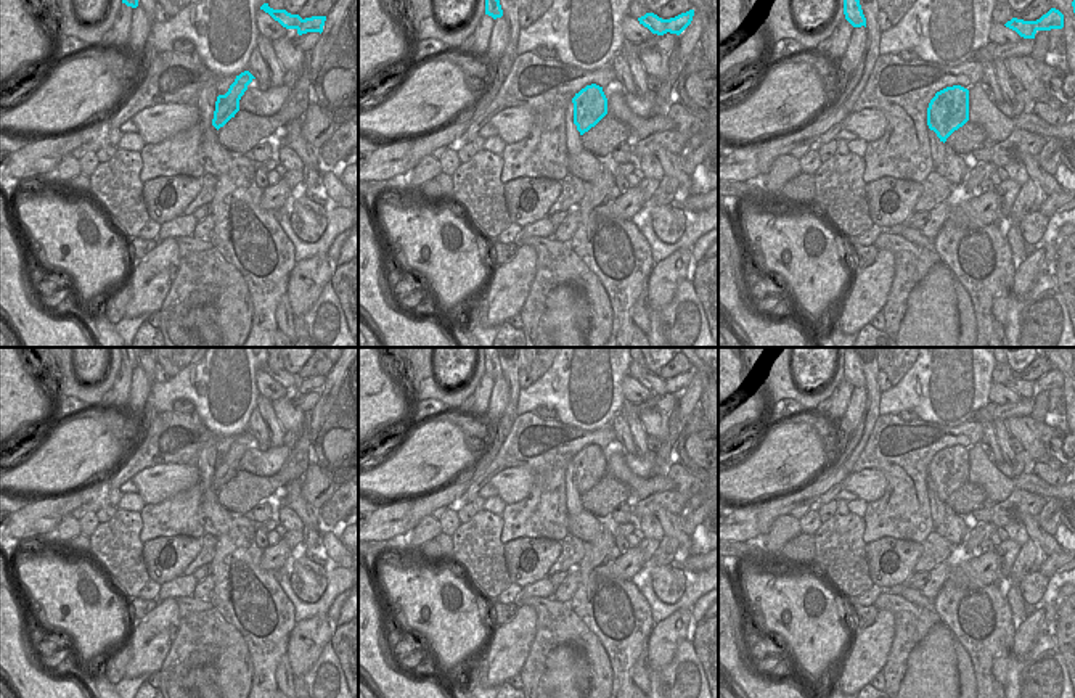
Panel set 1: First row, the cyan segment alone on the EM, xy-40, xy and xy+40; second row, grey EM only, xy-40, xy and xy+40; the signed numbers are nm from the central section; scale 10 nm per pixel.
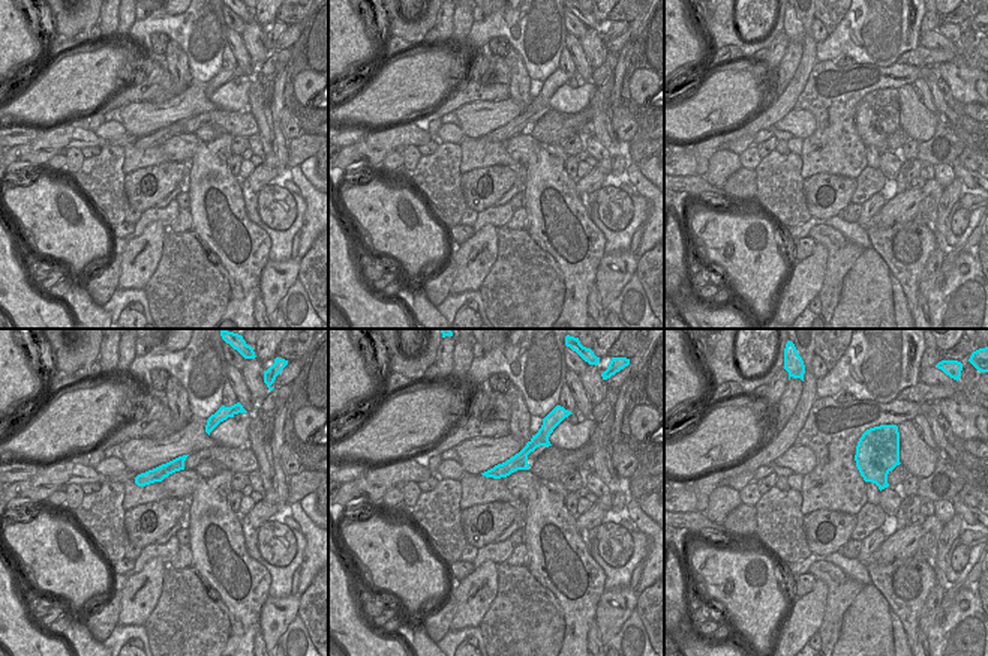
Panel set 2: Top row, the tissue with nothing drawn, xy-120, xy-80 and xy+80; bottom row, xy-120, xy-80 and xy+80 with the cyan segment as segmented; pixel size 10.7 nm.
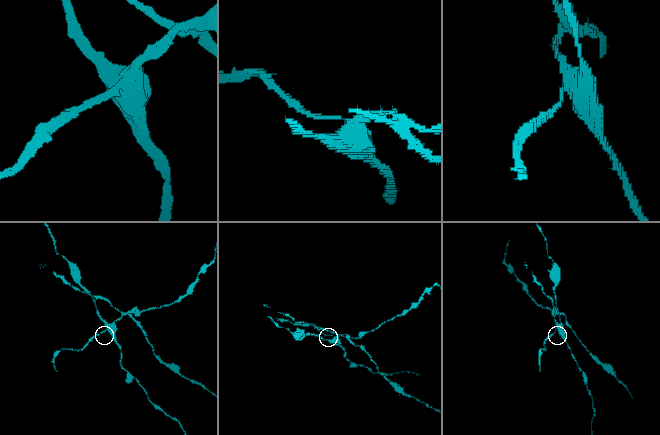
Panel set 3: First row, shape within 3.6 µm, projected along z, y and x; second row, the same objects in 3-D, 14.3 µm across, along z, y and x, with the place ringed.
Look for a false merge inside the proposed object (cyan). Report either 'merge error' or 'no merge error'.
merge error

